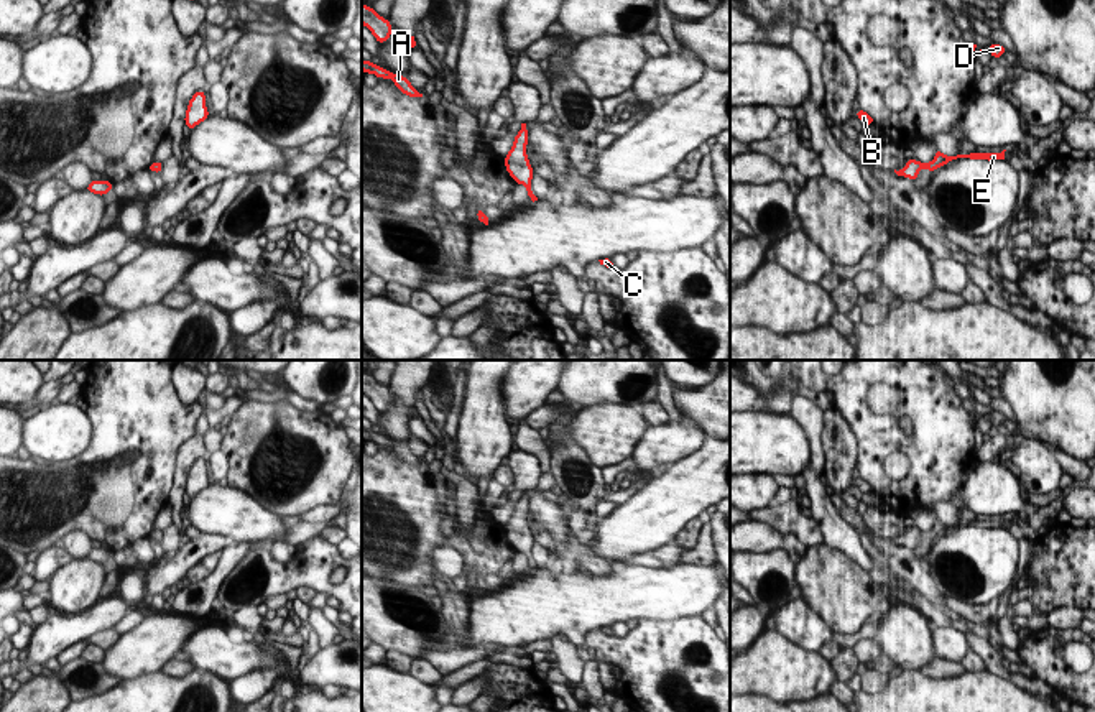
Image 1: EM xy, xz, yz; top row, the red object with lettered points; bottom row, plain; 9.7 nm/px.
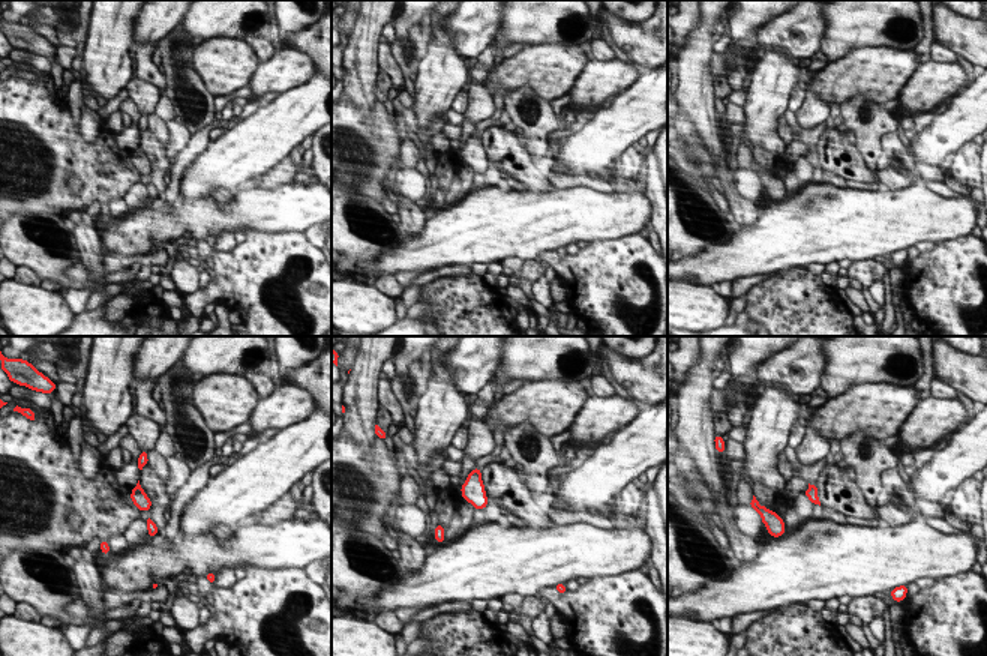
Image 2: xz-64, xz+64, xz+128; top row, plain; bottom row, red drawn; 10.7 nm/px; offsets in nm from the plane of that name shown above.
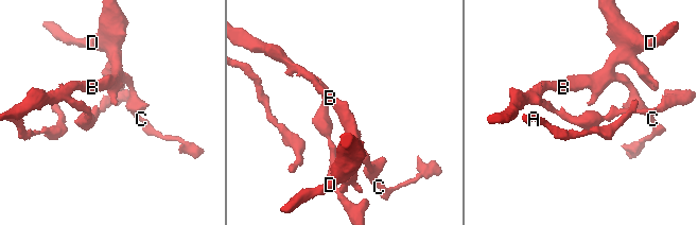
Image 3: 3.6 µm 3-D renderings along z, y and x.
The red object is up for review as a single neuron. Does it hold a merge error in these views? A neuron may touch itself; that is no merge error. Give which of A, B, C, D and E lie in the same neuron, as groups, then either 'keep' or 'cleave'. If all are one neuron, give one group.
A B C D E | keep

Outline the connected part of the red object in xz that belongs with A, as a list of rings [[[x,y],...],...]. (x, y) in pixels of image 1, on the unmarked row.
[[[362,429],[362,439],[367,442],[375,442],[378,447],[391,447],[398,459],[408,465],[423,465],[423,462],[414,457],[408,446],[393,442],[381,434],[373,432],[372,429]]]

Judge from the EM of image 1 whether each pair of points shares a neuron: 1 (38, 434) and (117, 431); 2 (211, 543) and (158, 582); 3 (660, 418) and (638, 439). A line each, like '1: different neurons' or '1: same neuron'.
1: different neurons
2: same neuron
3: different neurons

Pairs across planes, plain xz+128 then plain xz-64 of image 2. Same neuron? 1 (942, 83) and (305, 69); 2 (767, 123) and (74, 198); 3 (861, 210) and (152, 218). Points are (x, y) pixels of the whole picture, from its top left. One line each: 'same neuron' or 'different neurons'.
1: same neuron
2: different neurons
3: same neuron

